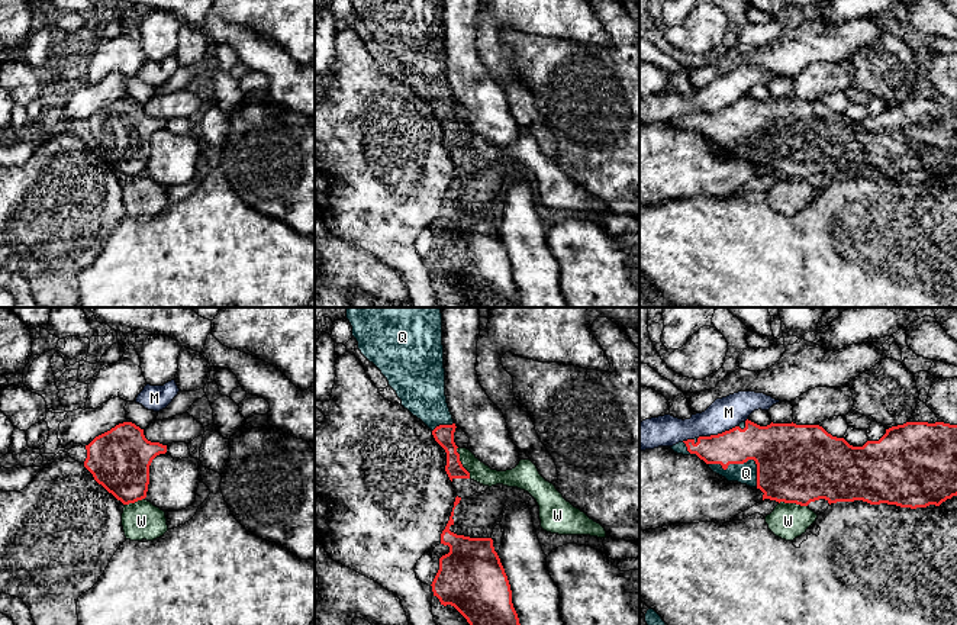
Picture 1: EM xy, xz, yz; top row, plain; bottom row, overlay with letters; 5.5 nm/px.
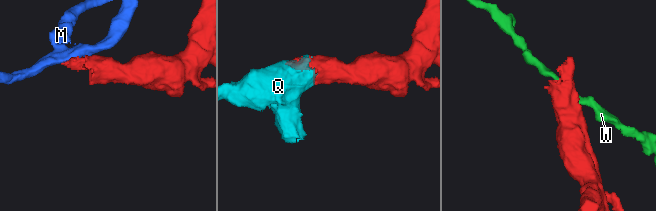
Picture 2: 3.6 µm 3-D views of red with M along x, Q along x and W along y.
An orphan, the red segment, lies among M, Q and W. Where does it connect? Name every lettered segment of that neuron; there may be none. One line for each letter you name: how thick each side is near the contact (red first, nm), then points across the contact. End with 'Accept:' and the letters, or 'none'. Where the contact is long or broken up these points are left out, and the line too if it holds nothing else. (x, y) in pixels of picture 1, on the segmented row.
Q: Thickness 380 nm (red) against 120 nm
Accept: Q

